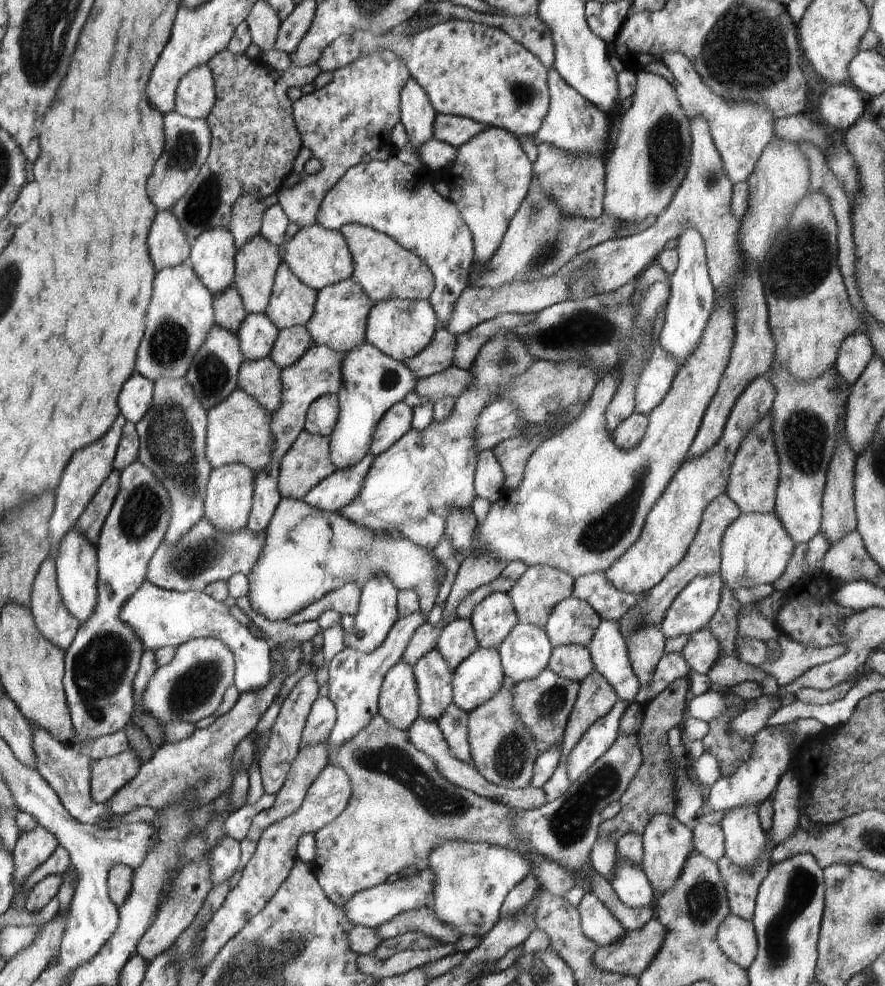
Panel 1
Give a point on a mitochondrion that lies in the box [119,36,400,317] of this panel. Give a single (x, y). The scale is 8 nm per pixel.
(204, 204)

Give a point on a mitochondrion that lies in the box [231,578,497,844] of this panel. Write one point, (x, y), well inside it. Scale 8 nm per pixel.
(437, 800)

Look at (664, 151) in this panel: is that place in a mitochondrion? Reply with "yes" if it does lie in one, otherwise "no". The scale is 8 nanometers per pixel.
yes

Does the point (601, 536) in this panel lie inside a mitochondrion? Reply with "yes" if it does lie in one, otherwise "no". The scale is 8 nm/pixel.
yes

